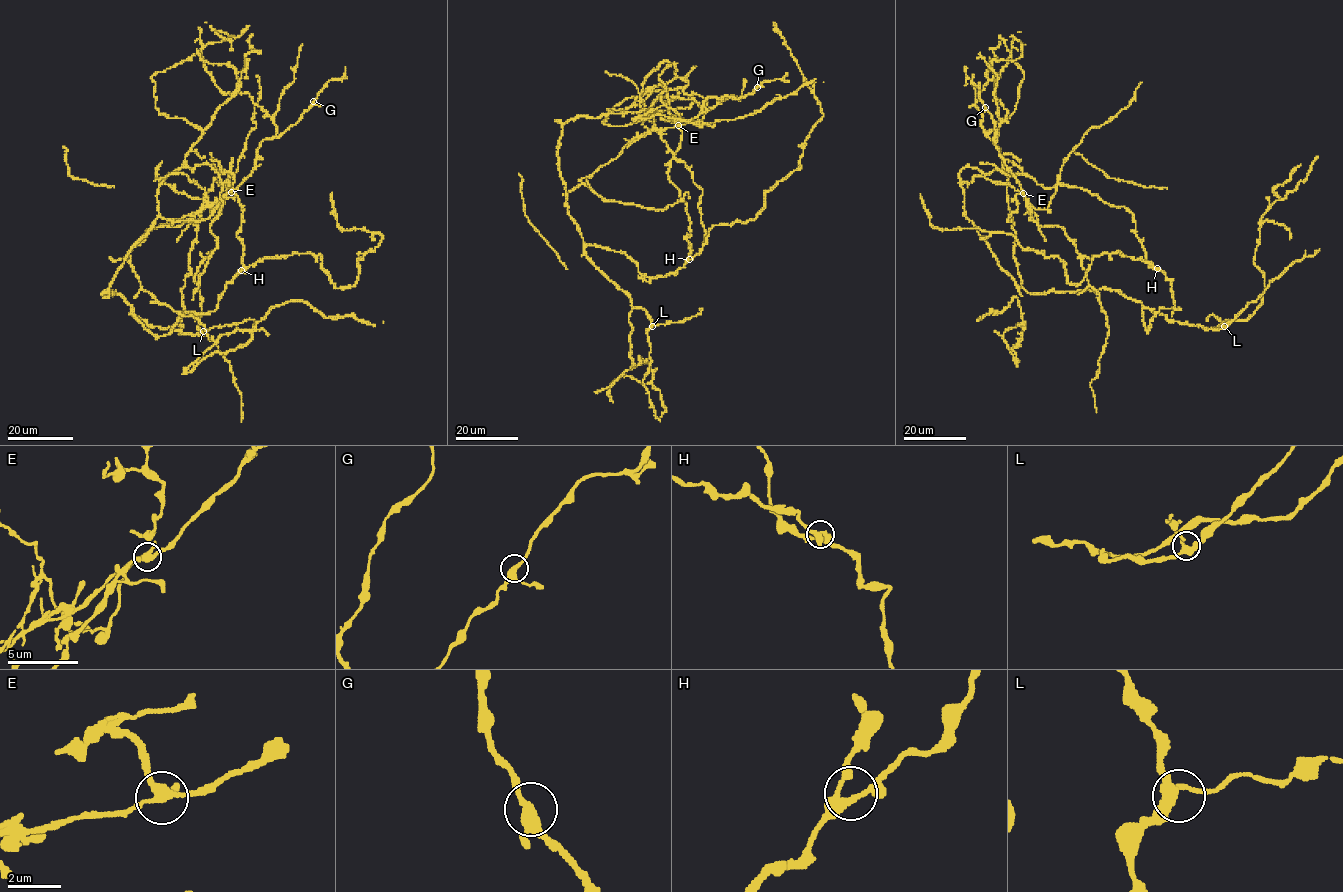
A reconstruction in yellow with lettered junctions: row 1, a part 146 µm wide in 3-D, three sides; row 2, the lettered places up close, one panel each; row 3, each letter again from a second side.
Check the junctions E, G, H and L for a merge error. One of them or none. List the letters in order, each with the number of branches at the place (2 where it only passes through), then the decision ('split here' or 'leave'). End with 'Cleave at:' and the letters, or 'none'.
E: branches 4; split here
G: branches 3; leave
H: branches 4; leave
L: branches 3; leave
Cleave at: E

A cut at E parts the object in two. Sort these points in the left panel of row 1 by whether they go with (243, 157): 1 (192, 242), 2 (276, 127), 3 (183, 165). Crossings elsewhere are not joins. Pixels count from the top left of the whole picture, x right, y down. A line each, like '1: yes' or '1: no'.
1: no
2: no
3: no

